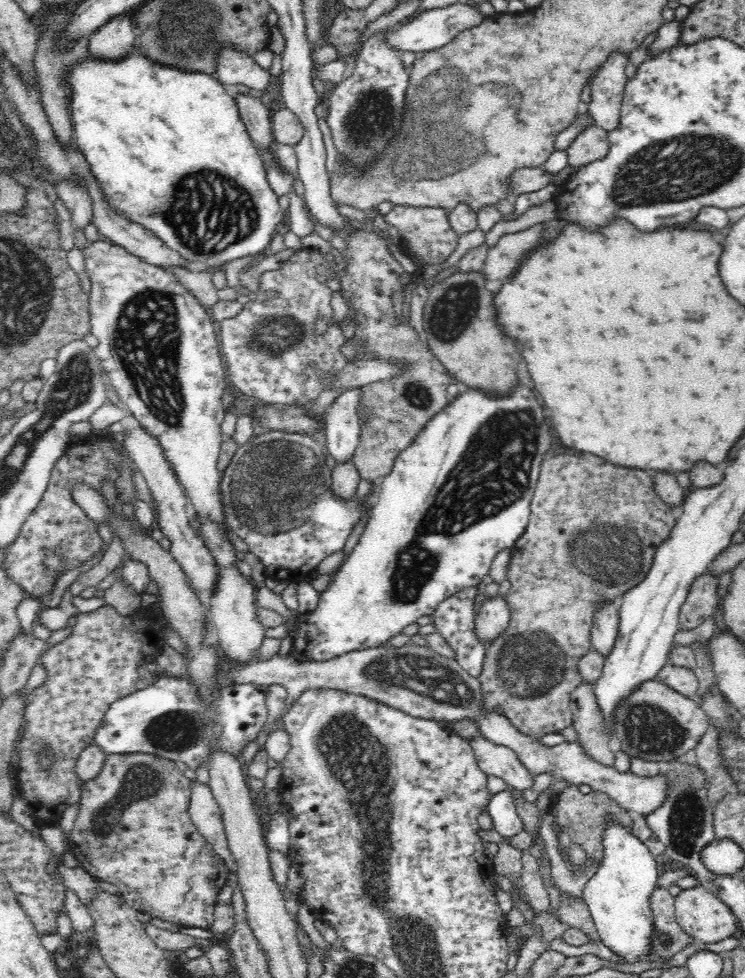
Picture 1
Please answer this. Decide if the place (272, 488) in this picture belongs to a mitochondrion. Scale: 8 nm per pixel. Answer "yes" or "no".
yes

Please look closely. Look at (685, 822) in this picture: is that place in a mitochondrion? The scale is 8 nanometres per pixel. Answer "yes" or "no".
yes

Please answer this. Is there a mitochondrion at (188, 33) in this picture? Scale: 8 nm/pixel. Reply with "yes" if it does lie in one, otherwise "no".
yes

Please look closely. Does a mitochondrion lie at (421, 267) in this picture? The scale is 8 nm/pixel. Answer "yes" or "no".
no

